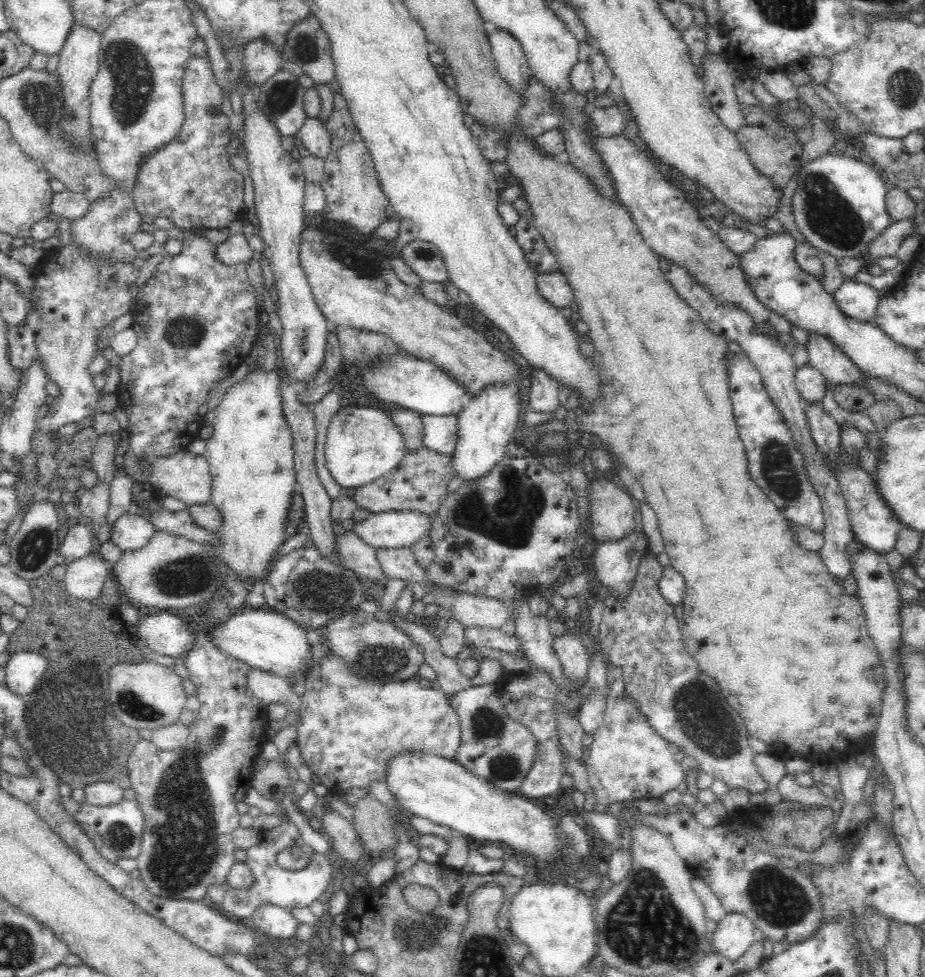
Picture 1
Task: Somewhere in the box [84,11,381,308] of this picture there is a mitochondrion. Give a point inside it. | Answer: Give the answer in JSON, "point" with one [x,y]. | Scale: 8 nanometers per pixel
{"point":[133,78]}

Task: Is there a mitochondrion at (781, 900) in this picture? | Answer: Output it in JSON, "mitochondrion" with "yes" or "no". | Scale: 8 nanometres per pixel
{"mitochondrion":"yes"}

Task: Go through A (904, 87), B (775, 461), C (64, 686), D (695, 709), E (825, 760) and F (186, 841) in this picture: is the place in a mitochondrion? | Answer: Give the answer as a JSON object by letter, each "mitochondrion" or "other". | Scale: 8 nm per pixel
{"A":"mitochondrion","B":"mitochondrion","C":"mitochondrion","D":"mitochondrion","E":"other","F":"mitochondrion"}

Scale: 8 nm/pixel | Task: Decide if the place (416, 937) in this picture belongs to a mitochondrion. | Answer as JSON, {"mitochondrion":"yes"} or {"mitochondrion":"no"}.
{"mitochondrion":"yes"}

